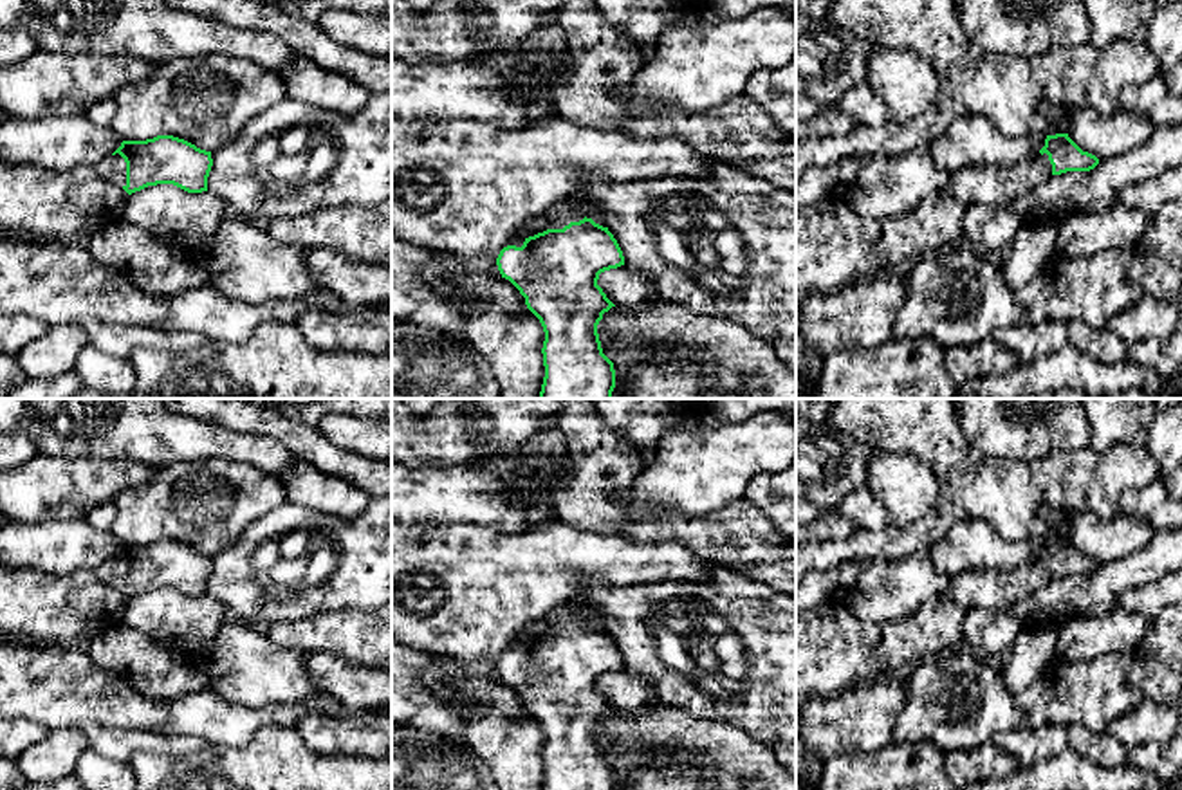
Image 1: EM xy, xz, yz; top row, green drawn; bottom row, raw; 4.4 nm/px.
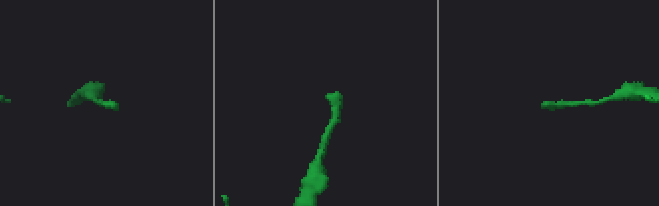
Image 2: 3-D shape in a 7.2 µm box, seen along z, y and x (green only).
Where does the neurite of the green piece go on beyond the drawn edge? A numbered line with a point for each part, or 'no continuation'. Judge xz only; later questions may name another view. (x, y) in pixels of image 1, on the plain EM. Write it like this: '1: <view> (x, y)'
1: xz (556, 621)

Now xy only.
1: xy (112, 572)

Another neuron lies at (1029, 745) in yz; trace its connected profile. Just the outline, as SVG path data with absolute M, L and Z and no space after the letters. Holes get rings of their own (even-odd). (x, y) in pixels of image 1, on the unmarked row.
M1067 725L1021 727L1014 732L996 734L993 743L1016 758L1023 767L1052 758L1068 749Z

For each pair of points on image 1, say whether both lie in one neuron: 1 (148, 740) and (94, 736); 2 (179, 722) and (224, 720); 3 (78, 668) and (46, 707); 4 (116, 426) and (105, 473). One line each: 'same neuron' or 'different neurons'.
1: same neuron
2: same neuron
3: same neuron
4: different neurons

